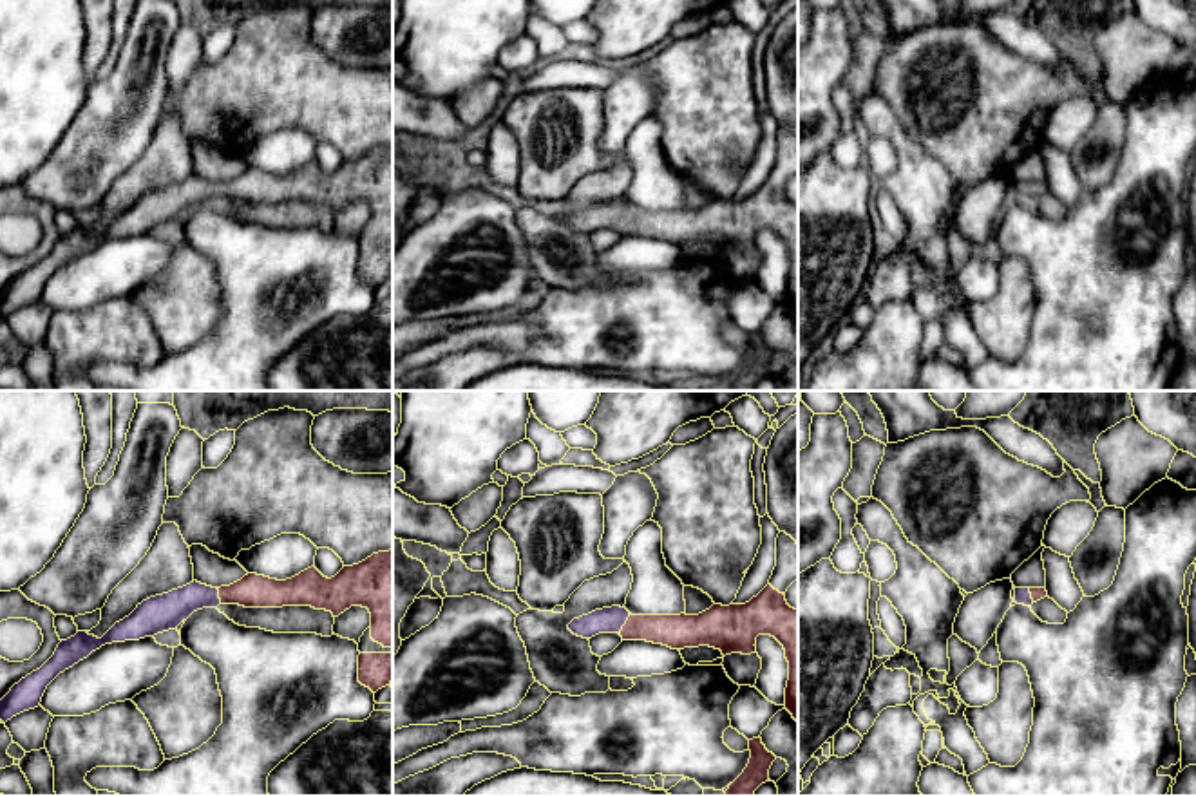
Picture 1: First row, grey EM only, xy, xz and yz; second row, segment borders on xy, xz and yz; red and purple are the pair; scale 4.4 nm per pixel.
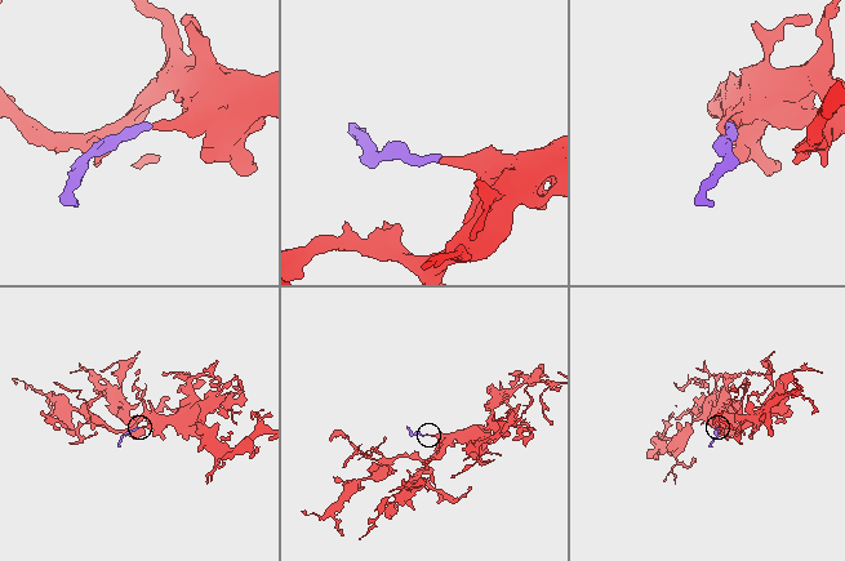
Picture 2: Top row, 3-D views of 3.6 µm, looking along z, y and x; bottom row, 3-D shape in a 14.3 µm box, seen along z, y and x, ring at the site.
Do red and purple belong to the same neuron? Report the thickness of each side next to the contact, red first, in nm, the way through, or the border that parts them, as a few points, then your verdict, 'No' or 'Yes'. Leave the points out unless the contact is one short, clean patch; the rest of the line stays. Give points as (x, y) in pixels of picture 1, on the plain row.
Thickness 160 nm (red) against 110 nm. Path across: xz (677, 227), (625, 219), (612, 214). Yes

